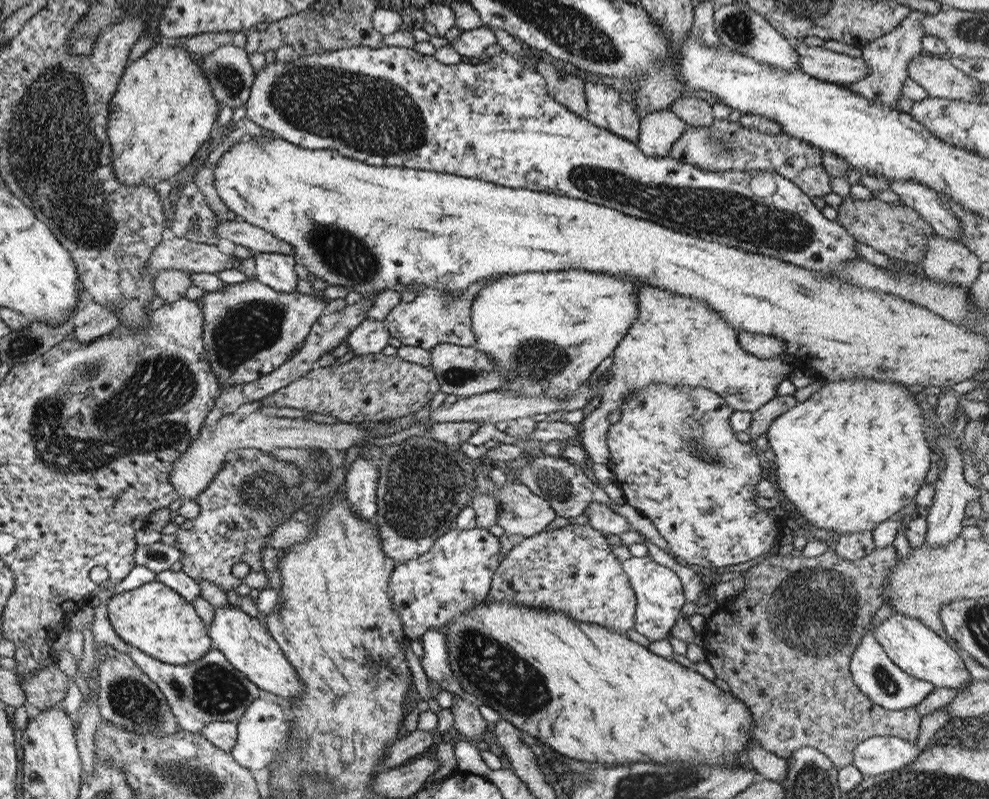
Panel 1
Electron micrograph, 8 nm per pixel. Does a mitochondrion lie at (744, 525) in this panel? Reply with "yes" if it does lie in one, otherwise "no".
no

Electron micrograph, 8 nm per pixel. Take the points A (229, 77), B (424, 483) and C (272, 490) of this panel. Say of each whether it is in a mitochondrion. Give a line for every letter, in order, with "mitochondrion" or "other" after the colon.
A: mitochondrion
B: mitochondrion
C: mitochondrion

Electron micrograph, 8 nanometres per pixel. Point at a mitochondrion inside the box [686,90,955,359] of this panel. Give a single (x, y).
(723, 143)

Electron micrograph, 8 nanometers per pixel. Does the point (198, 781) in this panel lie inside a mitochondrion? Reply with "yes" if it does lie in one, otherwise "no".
yes

